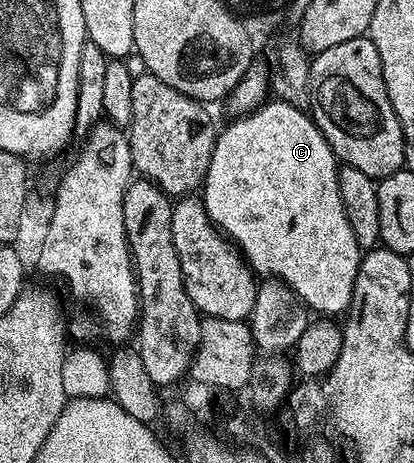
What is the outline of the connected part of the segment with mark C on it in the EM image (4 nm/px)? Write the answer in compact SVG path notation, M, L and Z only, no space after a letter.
M269 100L233 120L226 130L224 127L217 135L211 168L207 168L203 201L213 225L237 241L236 249L254 271L257 269L259 273L267 274L263 276L280 280L321 316L344 315L350 309L349 301L355 298L353 285L363 251L355 240L355 232L351 232L343 206L339 159L316 122L302 107Z

